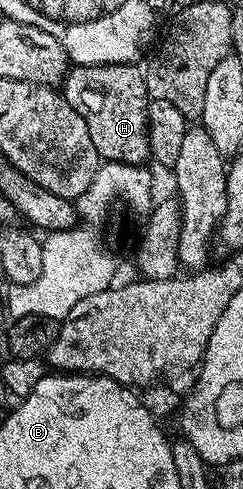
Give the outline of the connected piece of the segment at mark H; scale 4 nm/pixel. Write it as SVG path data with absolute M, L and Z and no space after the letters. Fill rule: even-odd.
M137 64L74 65L64 78L64 96L88 123L92 147L103 162L145 166L151 160L148 107L152 100L146 91L146 75Z

